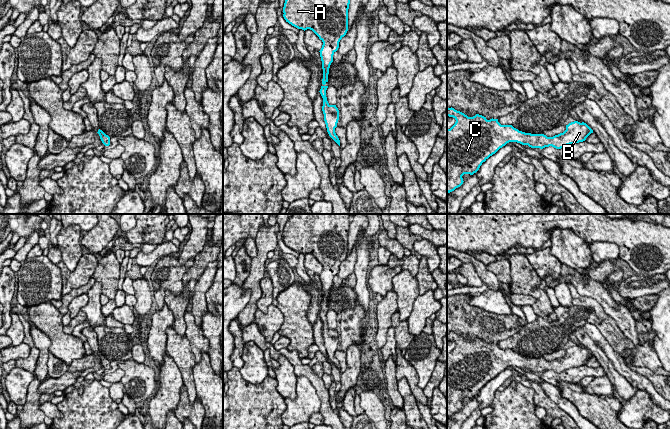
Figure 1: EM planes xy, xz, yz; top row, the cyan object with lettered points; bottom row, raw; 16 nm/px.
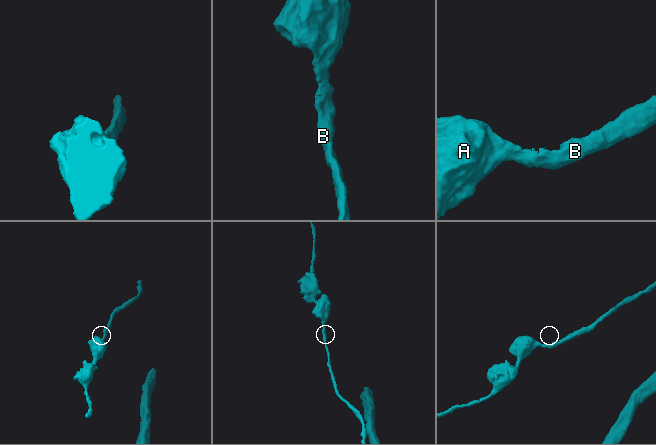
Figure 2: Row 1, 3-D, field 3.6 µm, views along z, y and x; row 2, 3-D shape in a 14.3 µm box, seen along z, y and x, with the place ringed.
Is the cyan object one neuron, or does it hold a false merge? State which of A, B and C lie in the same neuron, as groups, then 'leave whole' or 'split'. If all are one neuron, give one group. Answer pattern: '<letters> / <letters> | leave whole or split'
A B C | leave whole

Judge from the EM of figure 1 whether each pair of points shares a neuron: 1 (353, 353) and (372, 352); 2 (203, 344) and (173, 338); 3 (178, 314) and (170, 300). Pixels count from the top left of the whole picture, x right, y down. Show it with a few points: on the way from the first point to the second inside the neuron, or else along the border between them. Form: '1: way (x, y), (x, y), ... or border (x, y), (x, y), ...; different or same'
1: border (361, 349), (360, 372), (357, 376); different
2: border (185, 335), (195, 362); different
3: way (178, 311), (178, 308), (173, 303); same

